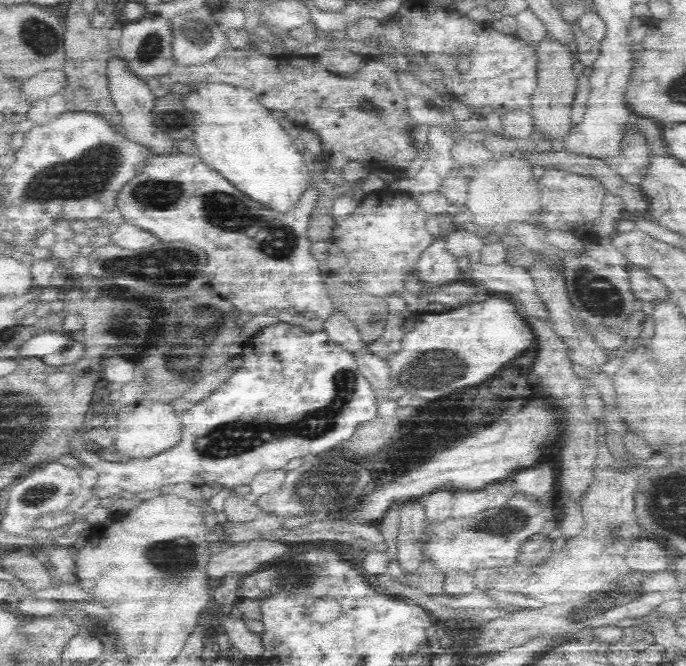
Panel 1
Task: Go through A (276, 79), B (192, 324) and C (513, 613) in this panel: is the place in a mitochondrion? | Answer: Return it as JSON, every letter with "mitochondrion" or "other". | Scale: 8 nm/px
{"A":"other","B":"mitochondrion","C":"other"}

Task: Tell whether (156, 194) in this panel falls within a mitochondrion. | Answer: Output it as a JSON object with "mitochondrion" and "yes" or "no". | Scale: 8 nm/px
{"mitochondrion":"yes"}

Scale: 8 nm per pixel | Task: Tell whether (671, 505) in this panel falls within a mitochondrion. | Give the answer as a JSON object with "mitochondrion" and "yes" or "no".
{"mitochondrion":"yes"}

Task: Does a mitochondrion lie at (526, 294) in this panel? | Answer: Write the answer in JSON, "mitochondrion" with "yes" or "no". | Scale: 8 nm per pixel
{"mitochondrion":"no"}

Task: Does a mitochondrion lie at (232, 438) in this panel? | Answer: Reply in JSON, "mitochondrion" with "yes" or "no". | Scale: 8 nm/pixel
{"mitochondrion":"yes"}

